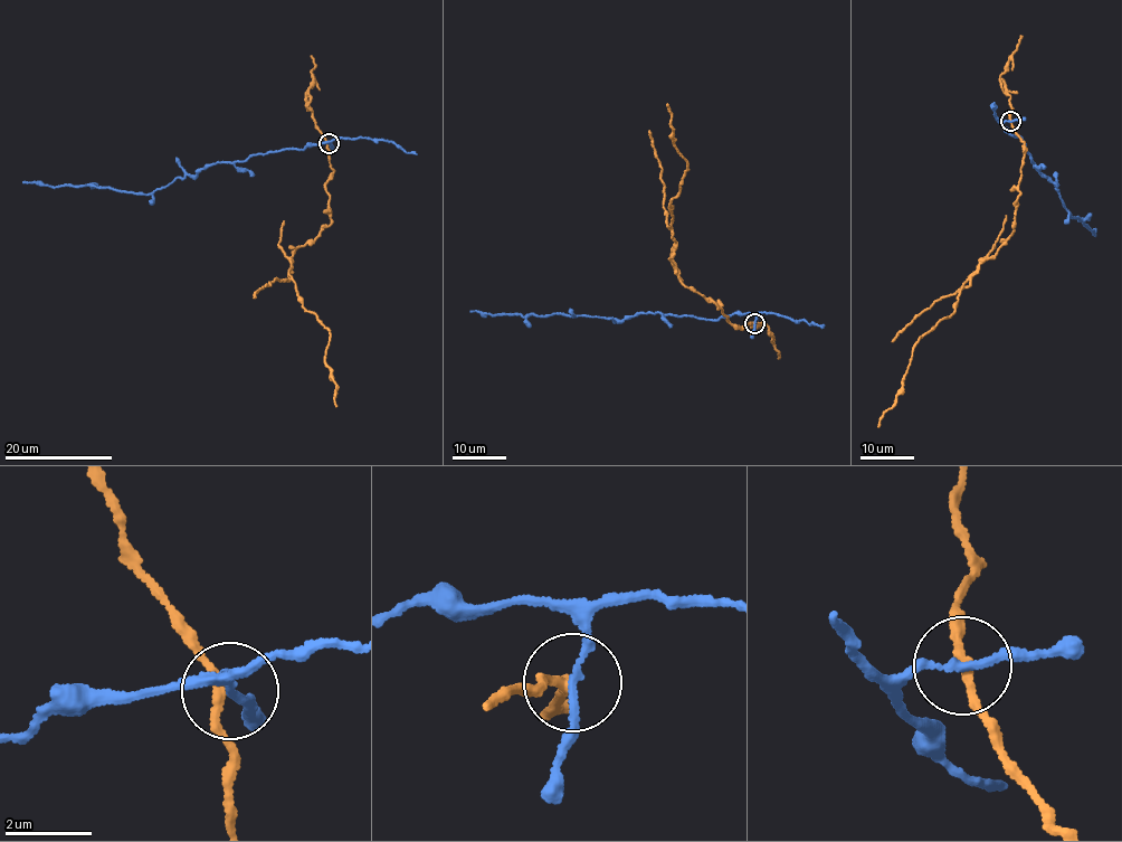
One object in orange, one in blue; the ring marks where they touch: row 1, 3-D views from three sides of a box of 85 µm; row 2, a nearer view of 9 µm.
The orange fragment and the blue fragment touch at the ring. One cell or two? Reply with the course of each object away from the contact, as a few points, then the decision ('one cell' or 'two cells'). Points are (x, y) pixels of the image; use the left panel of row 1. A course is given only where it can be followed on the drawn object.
orange via (329, 143), (331, 223), (296, 248), (289, 275), (304, 308), (329, 331), (325, 365), (336, 386), (336, 406) | blue via (329, 143), (205, 166), (196, 176), (176, 178), (165, 186), (144, 195), (88, 185), (51, 187), (22, 181) | two cells

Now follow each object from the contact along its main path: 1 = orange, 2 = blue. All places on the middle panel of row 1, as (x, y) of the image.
1: (754, 323), (740, 329), (678, 277), (668, 210), (687, 167), (672, 141), (667, 105)
2: (754, 323), (750, 313), (712, 321), (659, 313), (621, 320), (555, 313), (492, 317), (471, 311)

